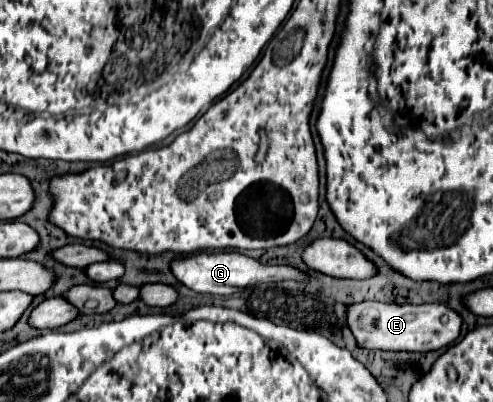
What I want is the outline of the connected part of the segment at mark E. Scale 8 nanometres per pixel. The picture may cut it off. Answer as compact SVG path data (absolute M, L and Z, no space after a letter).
M364 301L348 307L348 325L360 347L382 351L434 351L454 343L460 335L462 317L442 305L396 305Z

